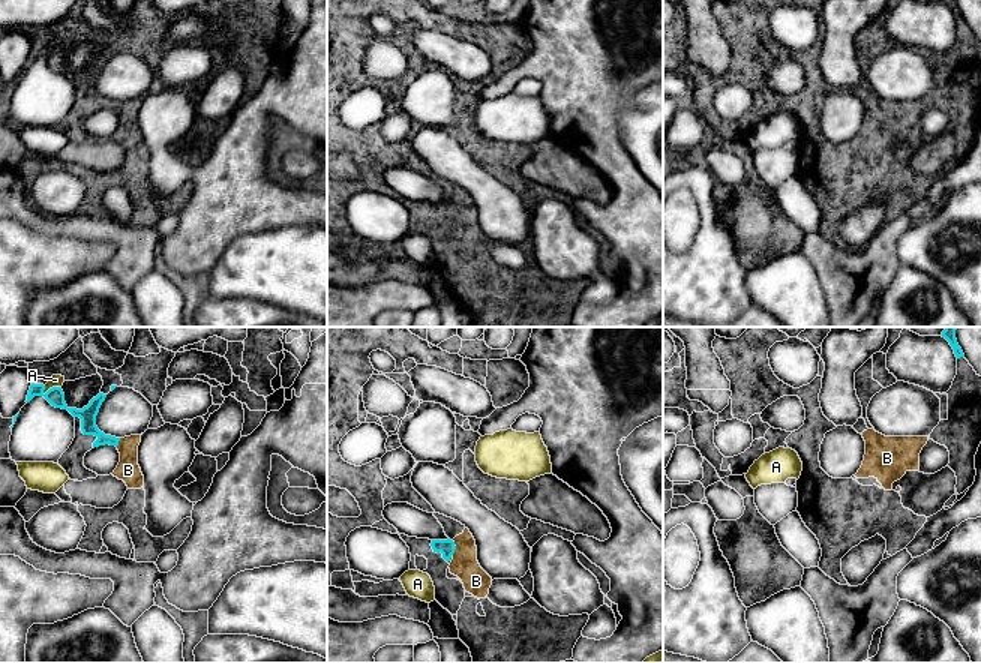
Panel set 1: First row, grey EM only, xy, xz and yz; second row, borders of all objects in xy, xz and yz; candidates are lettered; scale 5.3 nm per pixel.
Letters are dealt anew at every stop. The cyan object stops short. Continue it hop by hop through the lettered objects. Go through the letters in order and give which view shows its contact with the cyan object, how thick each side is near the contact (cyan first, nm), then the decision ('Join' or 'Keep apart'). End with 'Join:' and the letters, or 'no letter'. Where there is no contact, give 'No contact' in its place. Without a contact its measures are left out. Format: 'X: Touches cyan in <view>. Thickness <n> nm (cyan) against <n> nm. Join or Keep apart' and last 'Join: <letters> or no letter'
A: Touches cyan in xy. Thickness 90 nm (cyan) against 60 nm. Keep apart
B: Touches cyan in xz. Thickness 80 nm (cyan) against 150 nm. Join
Join: B

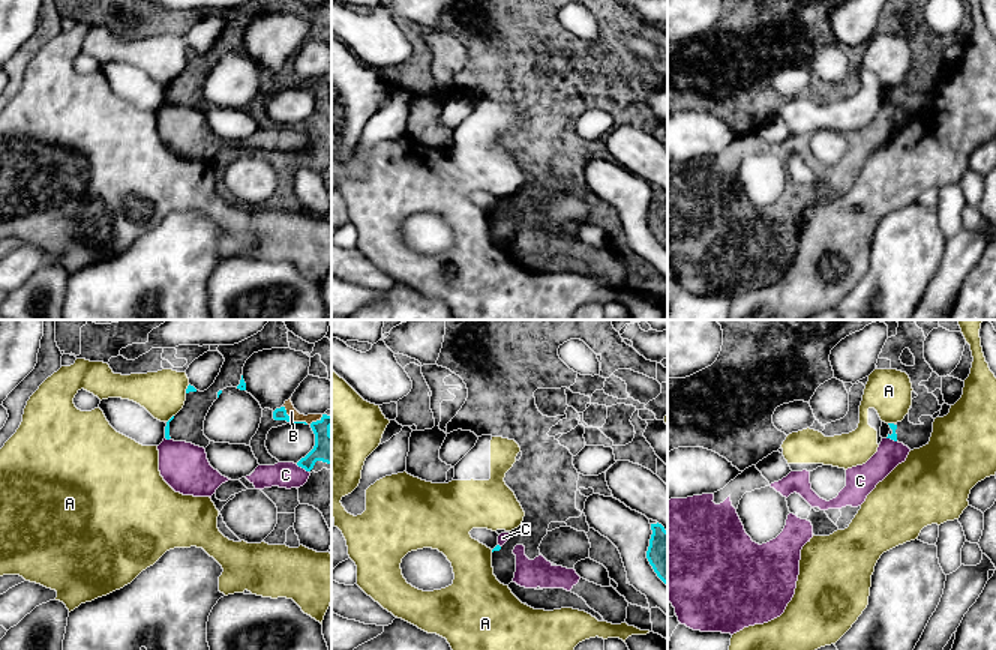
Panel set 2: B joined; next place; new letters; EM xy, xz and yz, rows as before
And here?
A: Touches cyan in xy. Thickness 30 nm (cyan) against 240 nm. Keep apart
B: Touches cyan in xy. Thickness 60 nm (cyan) against 60 nm. Join
C: Touches cyan in xy. Thickness 150 nm (cyan) against 140 nm. Keep apart
Join: B

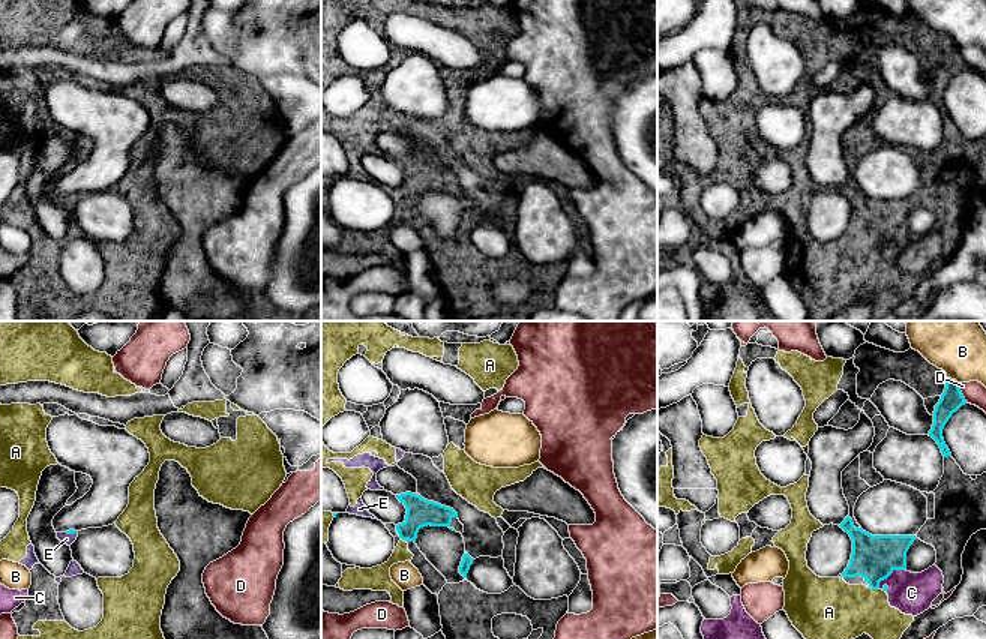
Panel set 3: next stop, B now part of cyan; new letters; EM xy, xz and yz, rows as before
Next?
A: Touches cyan in yz. Thickness 240 nm (cyan) against 340 nm. Join
B: Touches cyan in yz. Thickness 120 nm (cyan) against 240 nm. Keep apart
C: Touches cyan in yz. Thickness 240 nm (cyan) against 220 nm. Keep apart
D: Touches cyan in yz. Thickness 120 nm (cyan) against 120 nm. Keep apart
E: Touches cyan in xy. Thickness 30 nm (cyan) against 60 nm. Join
Join: A, E

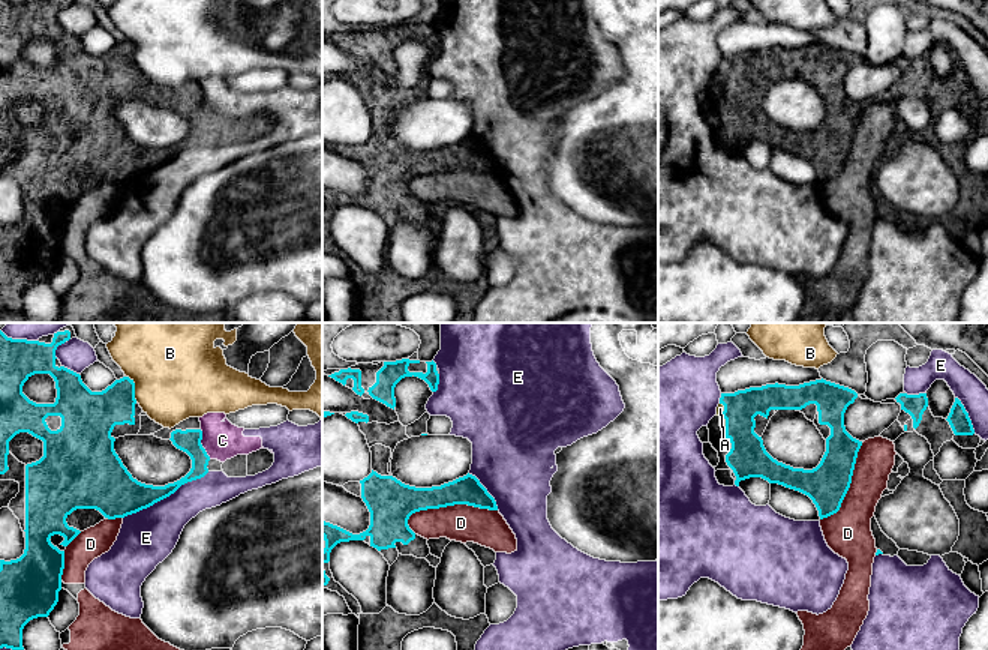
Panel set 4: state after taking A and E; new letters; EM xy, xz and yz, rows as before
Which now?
A: Touches cyan in yz. Thickness 200 nm (cyan) against 50 nm. Join
B: Touches cyan in xy. Thickness 240 nm (cyan) against 440 nm. Keep apart
C: Touches cyan in xy. Thickness 120 nm (cyan) against 200 nm. Keep apart
D: Touches cyan in xz. Thickness 180 nm (cyan) against 200 nm. Keep apart
E: Touches cyan in xy. Thickness 240 nm (cyan) against 300 nm. Keep apart
Join: A

